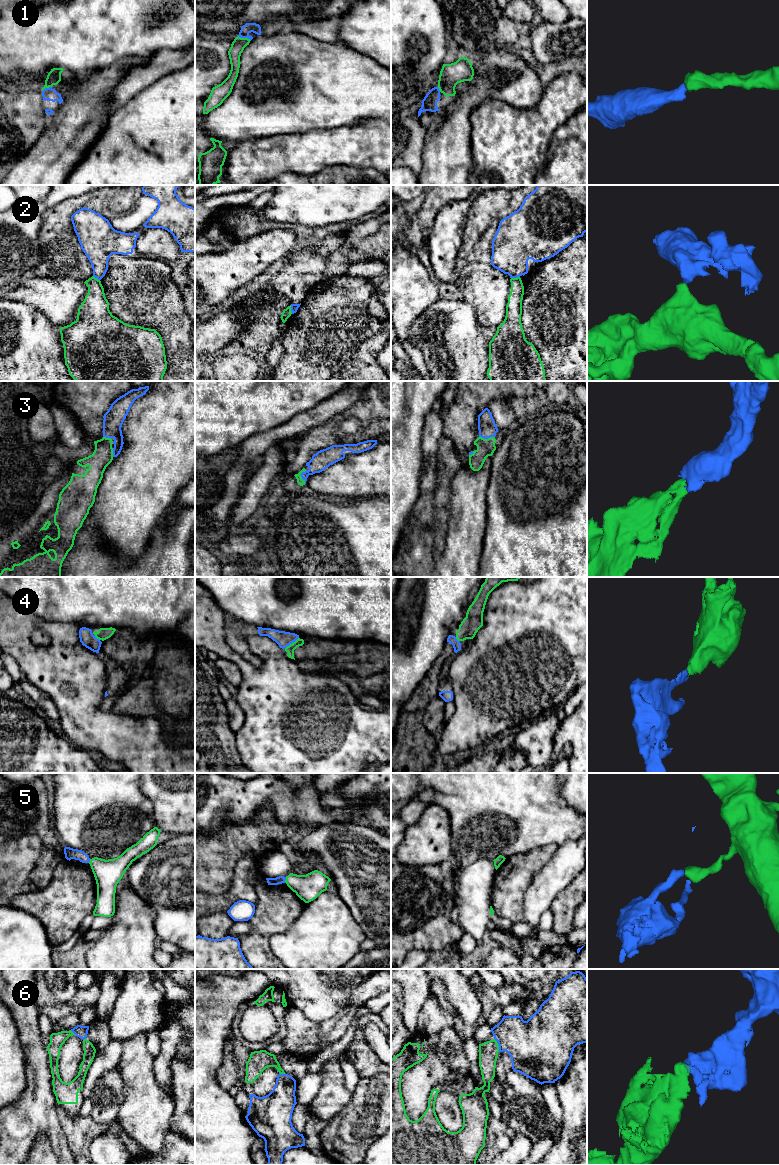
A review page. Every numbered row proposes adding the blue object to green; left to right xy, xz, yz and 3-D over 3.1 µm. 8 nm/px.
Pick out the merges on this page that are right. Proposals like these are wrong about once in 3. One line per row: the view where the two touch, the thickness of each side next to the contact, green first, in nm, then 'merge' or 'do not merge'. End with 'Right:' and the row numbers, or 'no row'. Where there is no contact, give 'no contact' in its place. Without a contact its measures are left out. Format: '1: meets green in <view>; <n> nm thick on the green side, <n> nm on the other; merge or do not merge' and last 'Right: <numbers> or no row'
1: meets green in xz; 110 nm thick on the green side, 80 nm on the other; merge
2: meets green in xz; 70 nm thick on the green side, 60 nm on the other; do not merge
3: meets green in xz; 60 nm thick on the green side, 150 nm on the other; merge
4: meets green in xz; 70 nm thick on the green side, 120 nm on the other; merge
5: meets green in xz; 220 nm thick on the green side, 60 nm on the other; do not merge
6: meets green in yz; 160 nm thick on the green side, 380 nm on the other; merge
Right: 1, 3, 4, 6

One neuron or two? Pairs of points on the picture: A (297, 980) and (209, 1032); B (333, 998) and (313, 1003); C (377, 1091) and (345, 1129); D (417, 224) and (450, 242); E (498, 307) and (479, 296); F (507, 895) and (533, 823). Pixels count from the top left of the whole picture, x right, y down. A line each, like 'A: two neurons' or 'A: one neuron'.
A: two neurons
B: one neuron
C: one neuron
D: two neurons
E: one neuron
F: two neurons

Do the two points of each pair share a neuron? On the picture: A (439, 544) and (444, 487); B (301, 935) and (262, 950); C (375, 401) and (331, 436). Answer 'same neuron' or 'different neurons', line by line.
A: same neuron
B: different neurons
C: same neuron

